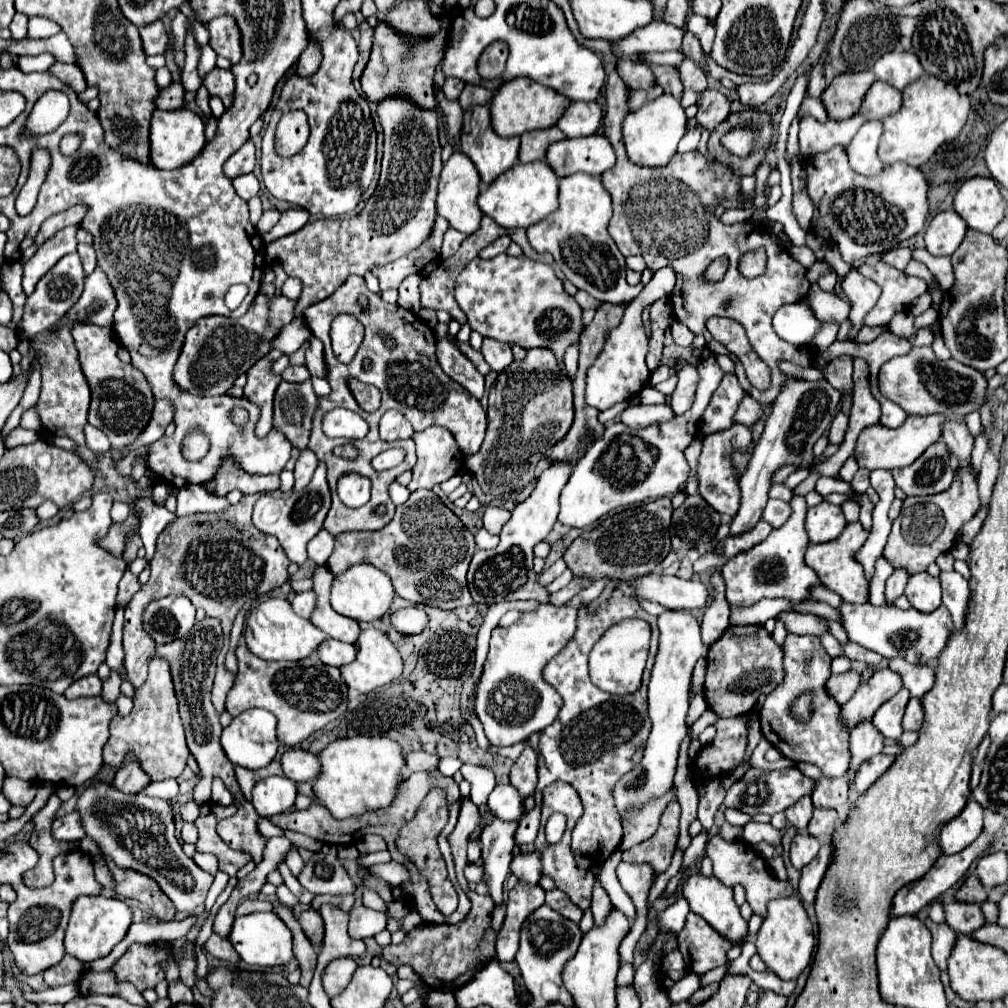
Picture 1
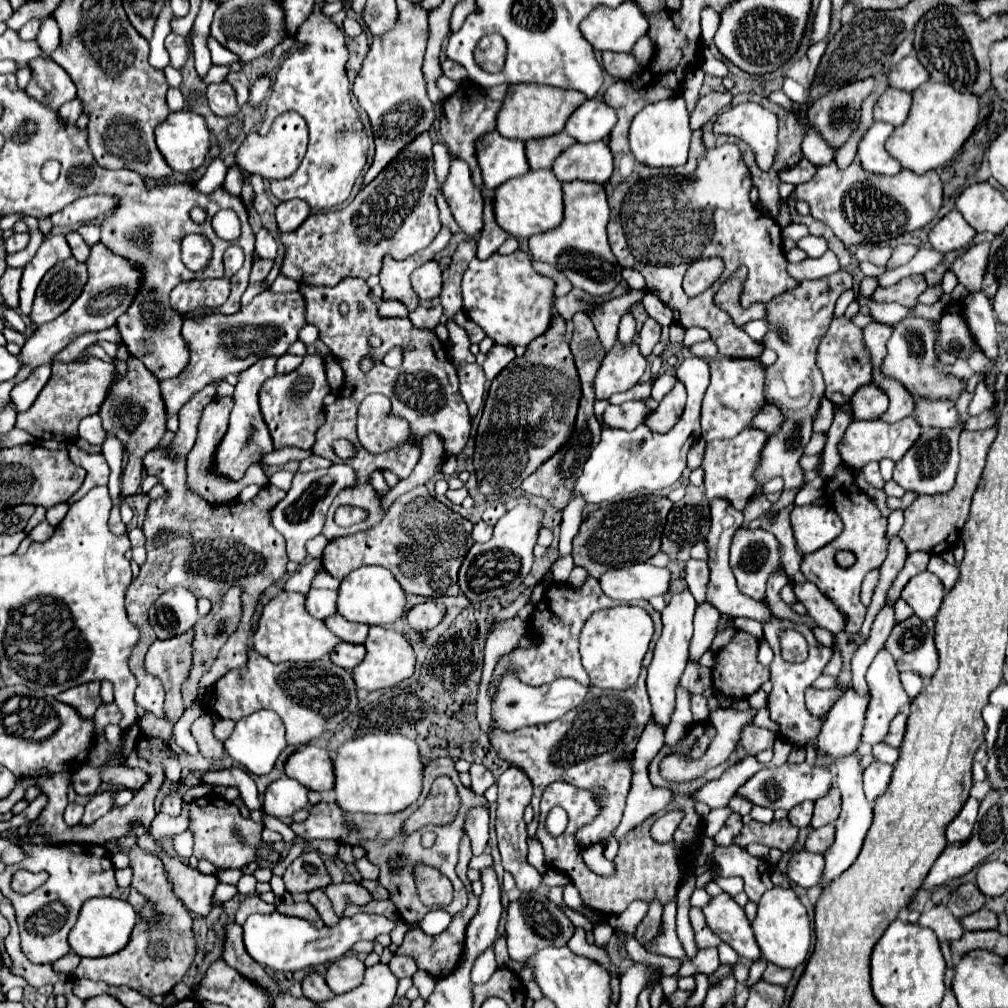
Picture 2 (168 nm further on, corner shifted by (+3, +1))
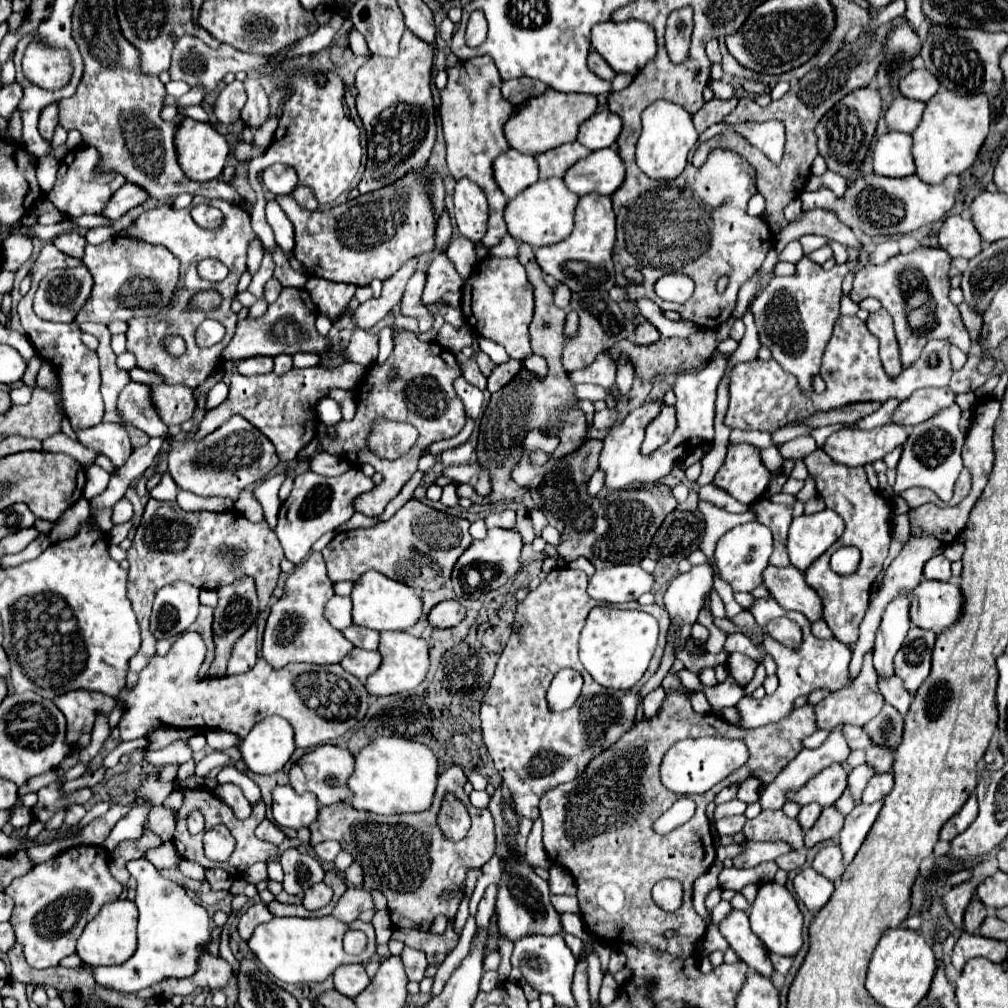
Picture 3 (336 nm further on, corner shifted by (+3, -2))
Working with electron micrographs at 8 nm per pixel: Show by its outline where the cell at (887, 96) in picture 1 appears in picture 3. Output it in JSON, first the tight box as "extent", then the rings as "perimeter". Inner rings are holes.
{"extent":[884,95,924,133],"perimeter":[[[898,95],[890,107],[884,113],[884,121],[888,125],[890,131],[902,131],[902,133],[912,133],[922,117],[924,111],[924,103],[920,101],[912,101],[906,99],[902,95]]]}

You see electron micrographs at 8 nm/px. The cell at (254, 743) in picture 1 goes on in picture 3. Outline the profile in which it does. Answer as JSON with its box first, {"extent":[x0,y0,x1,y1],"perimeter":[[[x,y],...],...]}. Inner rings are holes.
{"extent":[238,717,294,775],"perimeter":[[[280,717],[262,719],[238,745],[244,765],[258,775],[272,775],[280,771],[294,749],[292,727]]]}

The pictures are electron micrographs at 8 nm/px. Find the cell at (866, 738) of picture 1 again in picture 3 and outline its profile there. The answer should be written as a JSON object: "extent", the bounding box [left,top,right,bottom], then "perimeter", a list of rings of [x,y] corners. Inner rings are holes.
{"extent":[840,800,883,865],"perimeter":[[[883,800],[870,805],[860,803],[846,815],[844,827],[840,831],[840,849],[842,849],[844,865],[848,865],[856,857],[858,849],[862,847],[866,833],[870,831],[870,827],[874,825],[874,821],[877,819]]]}

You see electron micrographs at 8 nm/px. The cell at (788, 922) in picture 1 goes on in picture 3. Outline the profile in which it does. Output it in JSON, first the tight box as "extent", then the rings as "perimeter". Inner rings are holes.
{"extent":[750,883,804,957],"perimeter":[[[778,883],[760,885],[758,897],[750,909],[750,927],[770,953],[784,955],[784,957],[796,957],[796,953],[802,949],[802,943],[804,943],[804,939],[802,939],[802,913],[798,909],[792,893]]]}

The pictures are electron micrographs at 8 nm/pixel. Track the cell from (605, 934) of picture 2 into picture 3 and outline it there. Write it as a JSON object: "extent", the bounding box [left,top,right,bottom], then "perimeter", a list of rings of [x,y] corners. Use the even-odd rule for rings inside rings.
{"extent":[586,951,602,1007],"perimeter":[[[592,951],[590,955],[586,955],[588,961],[588,975],[590,975],[590,999],[592,999],[592,1007],[598,1003],[598,991],[600,991],[600,983],[602,983],[602,971],[600,971],[600,959],[598,955]]]}

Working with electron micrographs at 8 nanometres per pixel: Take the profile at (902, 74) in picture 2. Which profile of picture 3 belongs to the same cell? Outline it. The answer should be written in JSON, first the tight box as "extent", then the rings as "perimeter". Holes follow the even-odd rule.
{"extent":[900,69,938,101],"perimeter":[[[912,69],[906,77],[900,79],[900,93],[908,99],[916,101],[928,101],[938,91],[938,81],[934,75],[930,75],[926,69]]]}

